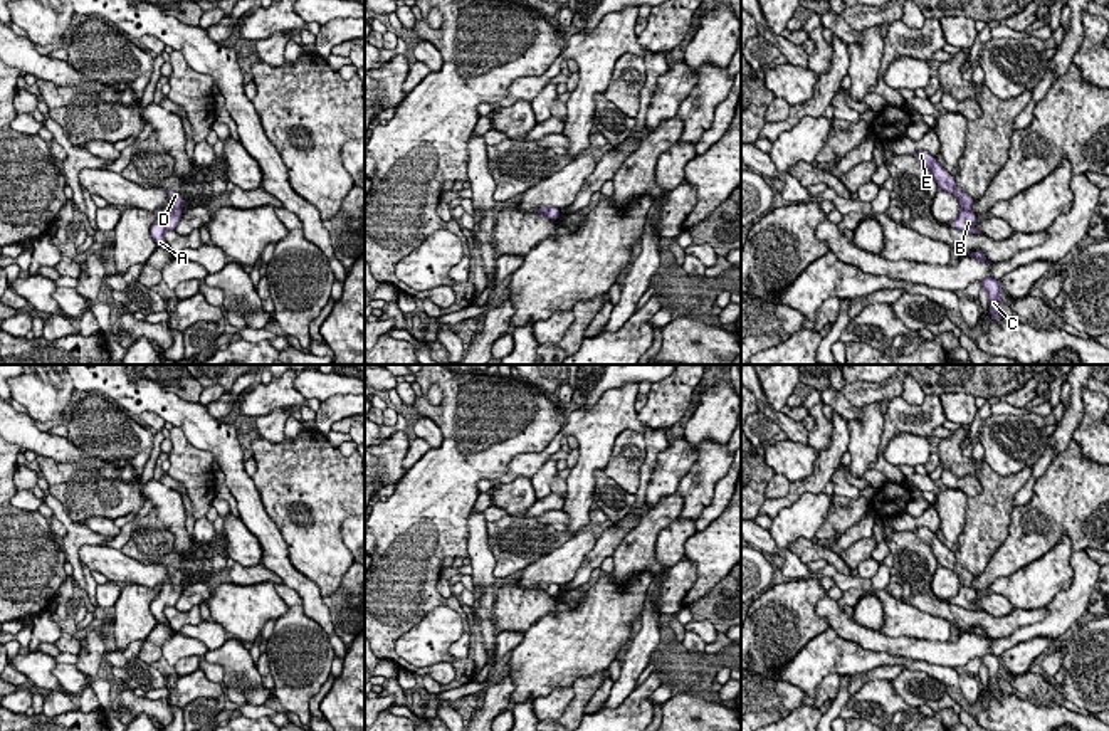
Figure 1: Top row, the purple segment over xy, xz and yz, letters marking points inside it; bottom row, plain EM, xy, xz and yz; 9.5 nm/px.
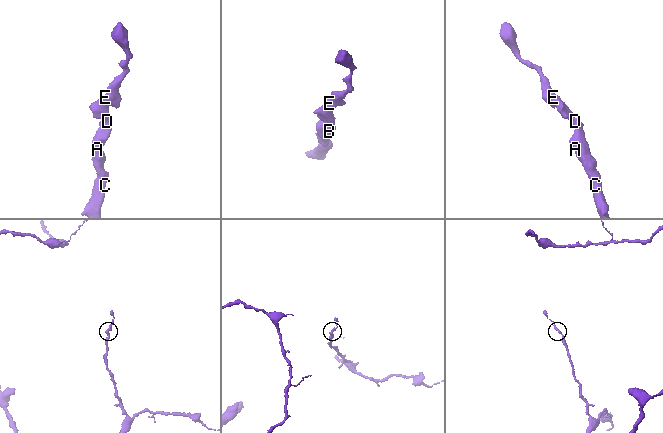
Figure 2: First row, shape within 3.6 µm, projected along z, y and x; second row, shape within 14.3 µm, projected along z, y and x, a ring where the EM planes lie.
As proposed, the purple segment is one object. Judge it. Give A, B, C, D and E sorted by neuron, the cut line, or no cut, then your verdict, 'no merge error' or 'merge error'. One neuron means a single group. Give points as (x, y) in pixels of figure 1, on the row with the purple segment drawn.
A B C D E | no cut | no merge error

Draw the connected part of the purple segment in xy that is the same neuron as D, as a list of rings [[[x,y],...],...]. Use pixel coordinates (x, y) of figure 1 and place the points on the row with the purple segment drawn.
[[[166,190],[166,195],[170,198],[170,205],[160,212],[158,220],[151,227],[151,237],[156,242],[156,247],[161,247],[165,250],[170,249],[165,240],[165,232],[176,229],[181,218],[183,205],[183,197],[180,192]]]

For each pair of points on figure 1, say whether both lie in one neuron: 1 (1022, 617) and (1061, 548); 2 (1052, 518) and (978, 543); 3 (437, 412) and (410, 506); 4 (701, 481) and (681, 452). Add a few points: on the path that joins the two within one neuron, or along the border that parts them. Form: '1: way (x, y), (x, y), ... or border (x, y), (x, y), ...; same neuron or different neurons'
1: border (1045, 605), (1015, 609); different neurons
2: border (1014, 506), (1009, 516), (1009, 535), (987, 567); different neurons
3: way (451, 436), (451, 466), (434, 483); same neuron
4: border (698, 447), (694, 464), (676, 489); different neurons

